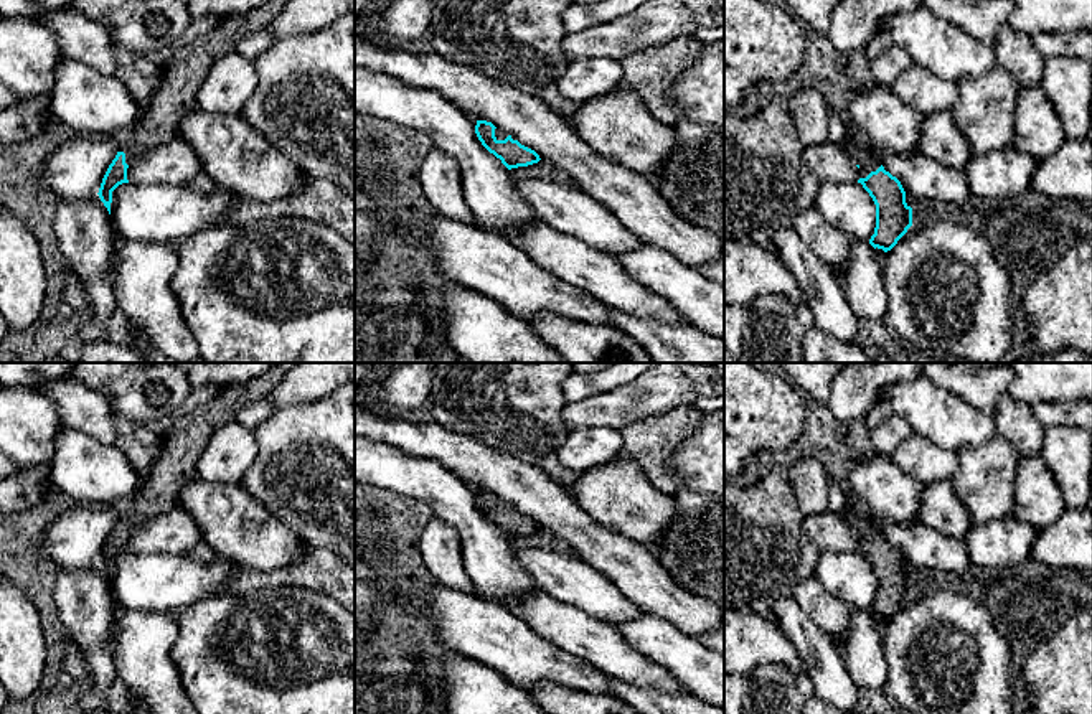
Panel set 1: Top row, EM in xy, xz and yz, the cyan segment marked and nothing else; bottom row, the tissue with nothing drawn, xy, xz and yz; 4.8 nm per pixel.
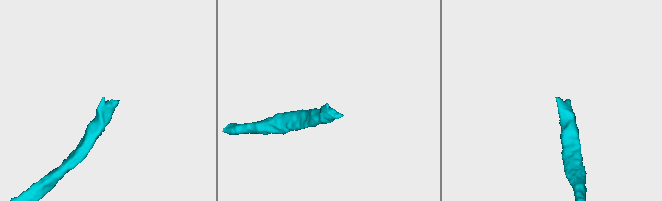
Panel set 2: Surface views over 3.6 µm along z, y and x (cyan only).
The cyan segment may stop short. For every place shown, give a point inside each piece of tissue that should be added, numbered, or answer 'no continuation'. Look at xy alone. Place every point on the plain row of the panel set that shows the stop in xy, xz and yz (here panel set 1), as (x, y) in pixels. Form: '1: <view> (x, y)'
1: xy (175, 467)

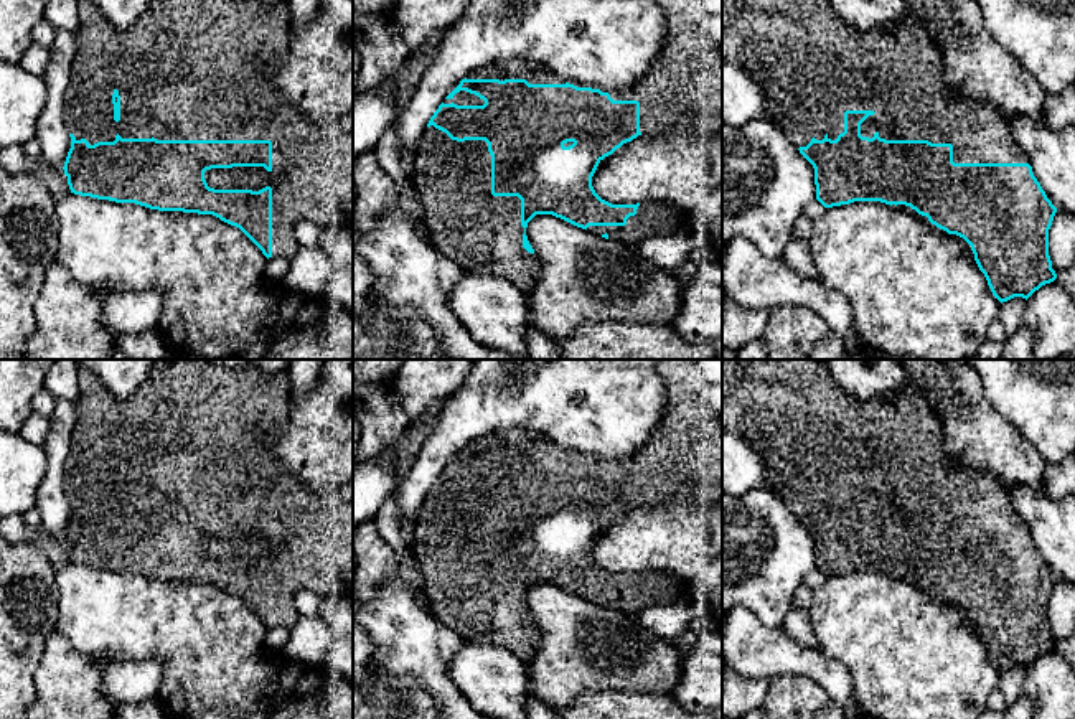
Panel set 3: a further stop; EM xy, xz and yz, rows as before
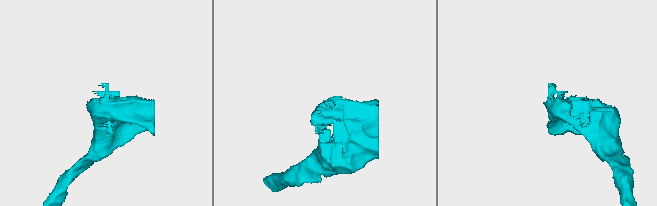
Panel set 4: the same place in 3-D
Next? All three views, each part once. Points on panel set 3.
1: yz (812, 436)

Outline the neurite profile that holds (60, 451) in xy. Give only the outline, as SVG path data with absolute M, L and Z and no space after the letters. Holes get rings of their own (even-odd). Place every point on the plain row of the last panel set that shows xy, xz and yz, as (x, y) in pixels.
M56 399L49 417L49 432L43 444L48 455L48 470L36 488L35 508L41 518L38 526L54 538L63 538L71 518L71 506L64 493L64 468L71 450L71 435L76 425L76 406L66 399Z

